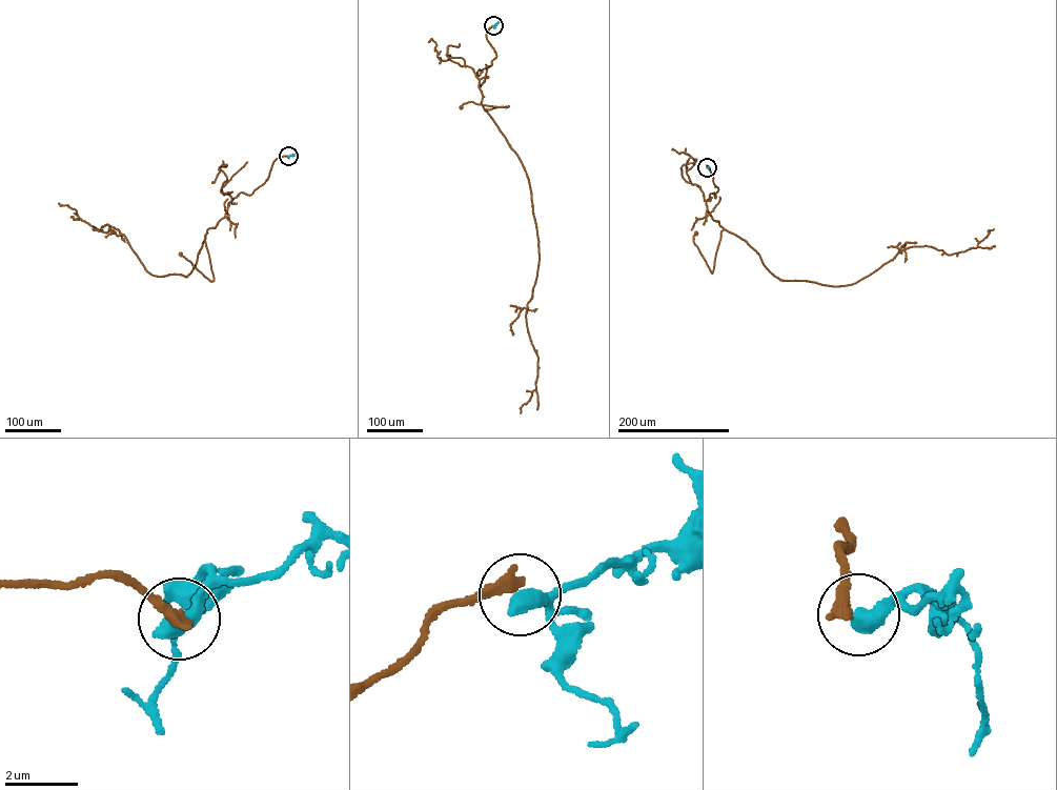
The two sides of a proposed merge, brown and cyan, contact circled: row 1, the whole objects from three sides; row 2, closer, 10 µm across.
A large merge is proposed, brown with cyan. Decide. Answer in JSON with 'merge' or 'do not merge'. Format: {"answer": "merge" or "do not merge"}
{"answer": "do not merge"}

